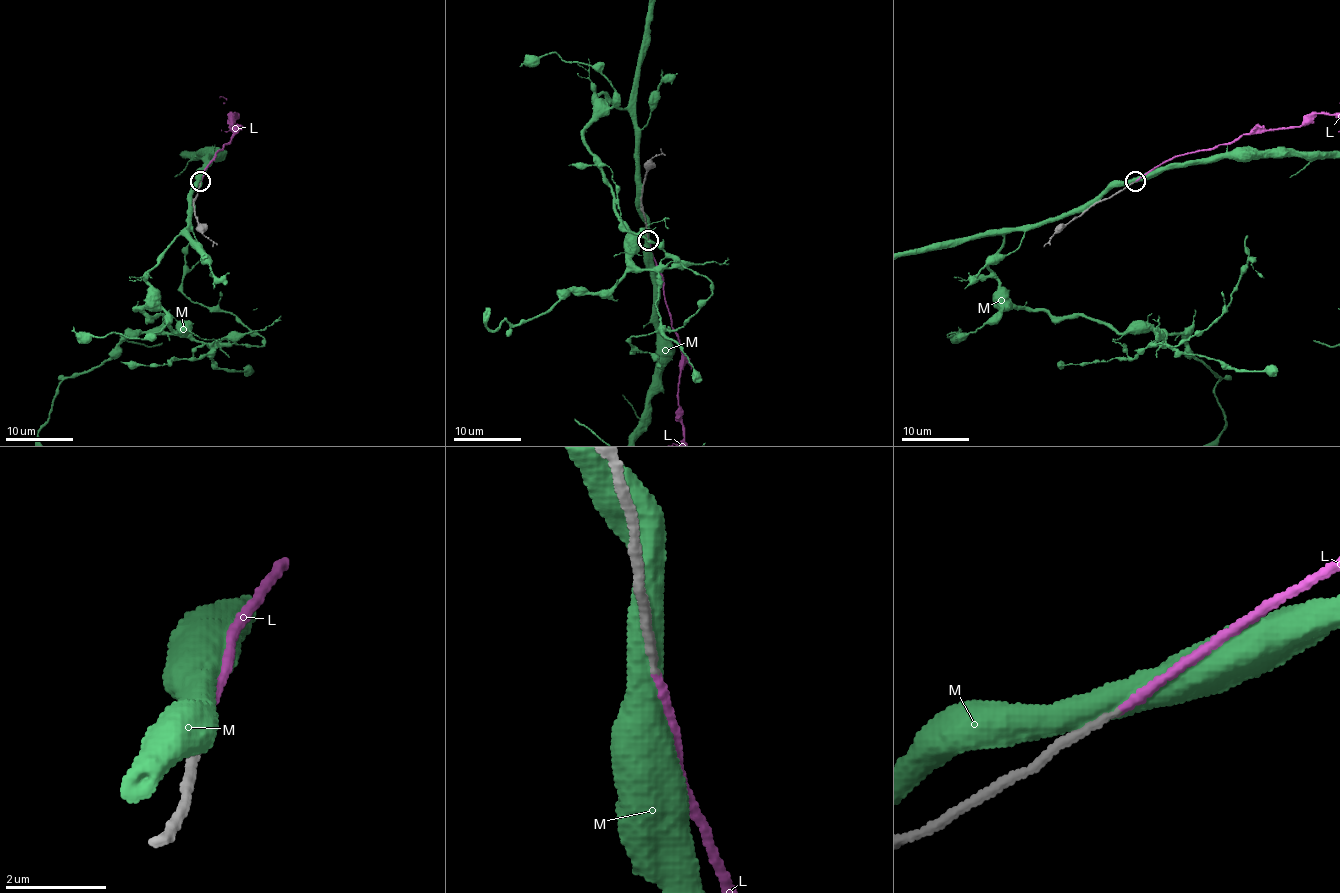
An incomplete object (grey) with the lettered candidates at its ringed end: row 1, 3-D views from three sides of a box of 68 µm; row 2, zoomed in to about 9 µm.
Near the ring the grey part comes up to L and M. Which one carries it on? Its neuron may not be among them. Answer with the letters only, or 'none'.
L

